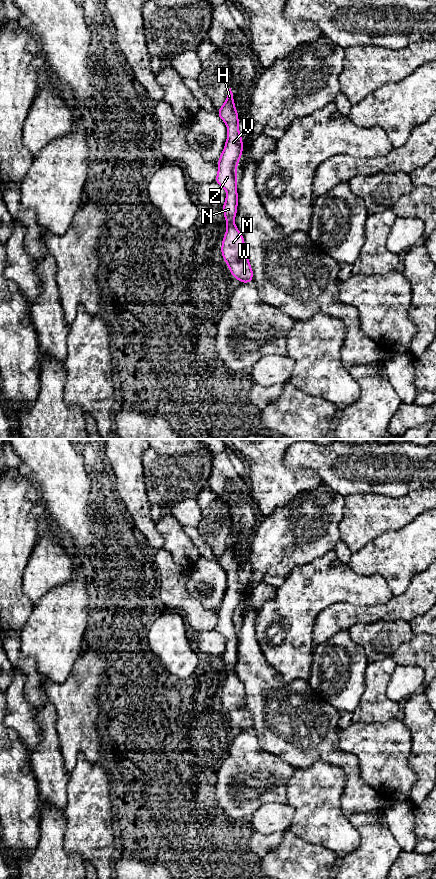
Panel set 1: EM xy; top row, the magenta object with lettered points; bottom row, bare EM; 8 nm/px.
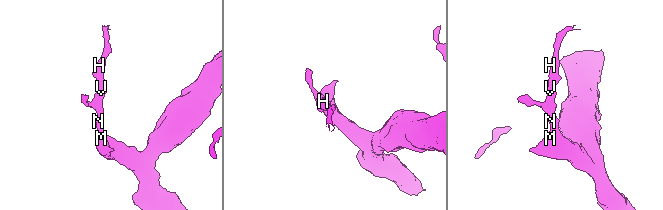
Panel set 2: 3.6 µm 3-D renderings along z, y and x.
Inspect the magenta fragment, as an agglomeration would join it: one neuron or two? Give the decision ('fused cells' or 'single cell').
single cell

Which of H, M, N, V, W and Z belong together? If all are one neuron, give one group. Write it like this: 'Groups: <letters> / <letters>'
Groups: H M N V W Z

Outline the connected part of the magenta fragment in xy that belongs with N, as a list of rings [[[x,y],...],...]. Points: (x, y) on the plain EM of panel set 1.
[[[230,536],[226,549],[216,560],[228,576],[226,592],[218,608],[218,622],[215,626],[215,630],[228,639],[222,655],[227,678],[222,689],[221,701],[232,724],[242,731],[249,731],[253,728],[253,719],[246,703],[244,685],[234,671],[238,652],[236,615],[243,600],[243,591],[238,577],[238,561],[233,549]]]

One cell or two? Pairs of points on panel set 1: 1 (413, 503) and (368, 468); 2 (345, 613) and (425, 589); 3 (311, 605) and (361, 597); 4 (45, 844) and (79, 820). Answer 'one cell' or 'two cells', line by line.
1: two cells
2: one cell
3: one cell
4: two cells

